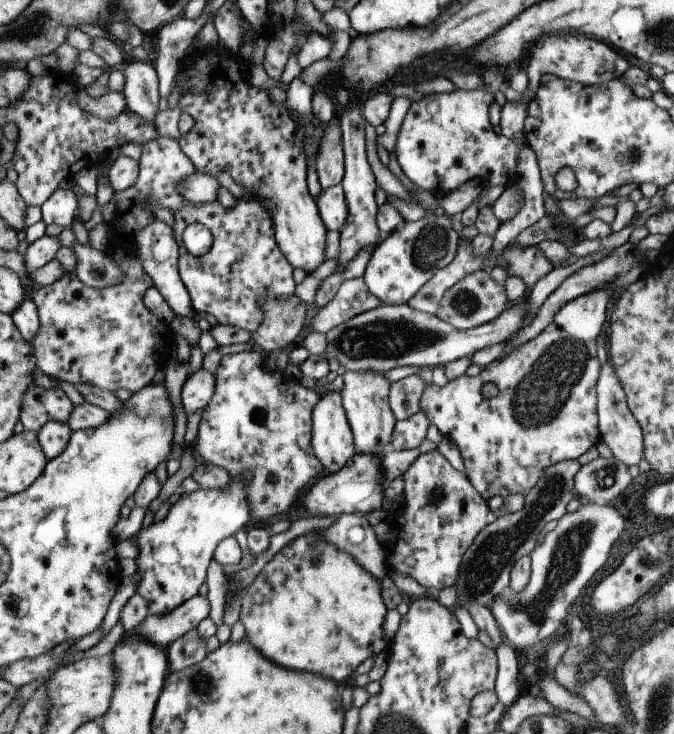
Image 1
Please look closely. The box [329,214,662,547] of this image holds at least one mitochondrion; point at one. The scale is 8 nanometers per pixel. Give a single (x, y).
(541, 393)

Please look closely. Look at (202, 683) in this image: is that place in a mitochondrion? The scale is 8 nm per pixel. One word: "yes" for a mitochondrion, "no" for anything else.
yes

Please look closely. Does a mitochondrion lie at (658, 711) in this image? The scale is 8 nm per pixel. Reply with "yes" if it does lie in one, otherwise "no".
yes

